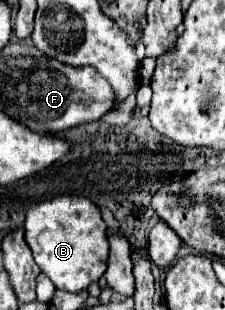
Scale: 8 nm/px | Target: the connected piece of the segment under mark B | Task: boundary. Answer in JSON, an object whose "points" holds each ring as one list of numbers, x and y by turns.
{"points":[[60,195,50,201,32,205,26,213,24,231,36,265,58,289,78,293,82,289,88,289,88,285,92,281,98,281,106,271,106,223,100,215,100,209,86,197]]}

